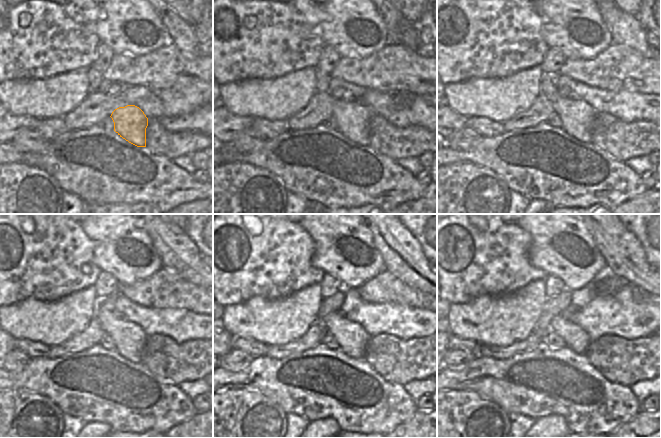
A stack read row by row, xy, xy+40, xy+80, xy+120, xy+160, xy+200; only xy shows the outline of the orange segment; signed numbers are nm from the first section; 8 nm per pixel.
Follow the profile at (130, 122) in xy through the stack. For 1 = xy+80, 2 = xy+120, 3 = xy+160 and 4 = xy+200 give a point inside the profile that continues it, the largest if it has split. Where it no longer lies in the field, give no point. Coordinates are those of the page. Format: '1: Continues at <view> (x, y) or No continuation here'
1: Continues at xy+80 (577, 117)
2: Continues at xy+120 (129, 338)
3: Continues at xy+160 (352, 338)
4: Continues at xy+200 (575, 338).

